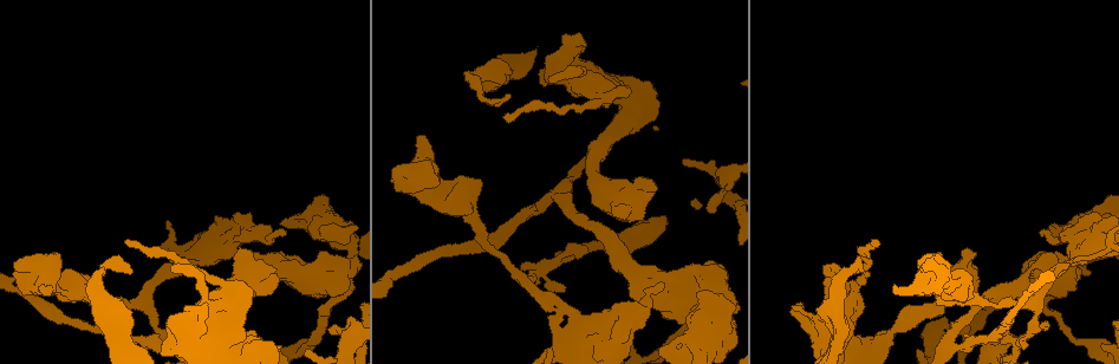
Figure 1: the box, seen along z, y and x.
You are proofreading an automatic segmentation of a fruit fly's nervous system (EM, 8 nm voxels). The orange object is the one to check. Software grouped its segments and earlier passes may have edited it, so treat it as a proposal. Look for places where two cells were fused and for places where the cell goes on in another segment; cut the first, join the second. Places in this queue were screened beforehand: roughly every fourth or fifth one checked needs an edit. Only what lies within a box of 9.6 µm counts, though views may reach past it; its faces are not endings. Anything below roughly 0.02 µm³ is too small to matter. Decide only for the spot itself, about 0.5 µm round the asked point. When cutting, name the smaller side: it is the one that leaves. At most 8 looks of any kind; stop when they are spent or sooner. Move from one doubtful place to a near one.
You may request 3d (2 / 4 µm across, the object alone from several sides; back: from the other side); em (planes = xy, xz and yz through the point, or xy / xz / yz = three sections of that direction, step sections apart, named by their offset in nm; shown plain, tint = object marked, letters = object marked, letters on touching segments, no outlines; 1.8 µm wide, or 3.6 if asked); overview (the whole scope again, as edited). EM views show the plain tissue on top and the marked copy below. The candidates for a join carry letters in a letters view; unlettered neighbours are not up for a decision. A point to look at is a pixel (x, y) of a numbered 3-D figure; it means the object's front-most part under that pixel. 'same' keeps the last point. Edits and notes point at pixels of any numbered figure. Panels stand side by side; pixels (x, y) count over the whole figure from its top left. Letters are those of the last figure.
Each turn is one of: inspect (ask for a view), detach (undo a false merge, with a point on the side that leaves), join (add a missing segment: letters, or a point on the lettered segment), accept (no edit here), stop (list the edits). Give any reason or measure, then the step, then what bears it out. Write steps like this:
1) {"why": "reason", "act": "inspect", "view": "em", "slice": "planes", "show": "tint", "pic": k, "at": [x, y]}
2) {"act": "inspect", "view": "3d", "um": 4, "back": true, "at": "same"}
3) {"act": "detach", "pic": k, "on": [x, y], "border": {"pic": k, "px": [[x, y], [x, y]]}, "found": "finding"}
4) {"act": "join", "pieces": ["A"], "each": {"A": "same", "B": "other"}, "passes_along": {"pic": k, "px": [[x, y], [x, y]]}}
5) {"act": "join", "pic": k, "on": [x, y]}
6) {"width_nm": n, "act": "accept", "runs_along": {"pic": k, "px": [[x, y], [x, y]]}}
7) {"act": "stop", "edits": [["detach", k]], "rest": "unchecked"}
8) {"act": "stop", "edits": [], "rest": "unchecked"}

{"why": "two arms at a narrow angle", "act": "inspect", "view": "3d", "um": 4, "pic": 1, "at": [217, 308]}

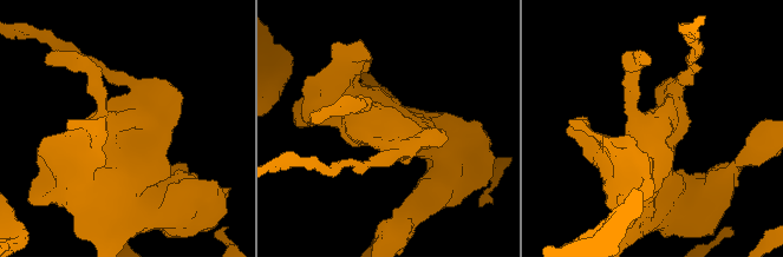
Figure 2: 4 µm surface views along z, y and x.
{"arms": 4, "why": "need the tissue", "act": "inspect", "view": "em", "um": 3.6, "slice": "planes", "show": "letters", "pic": 2, "at": [661, 127]}

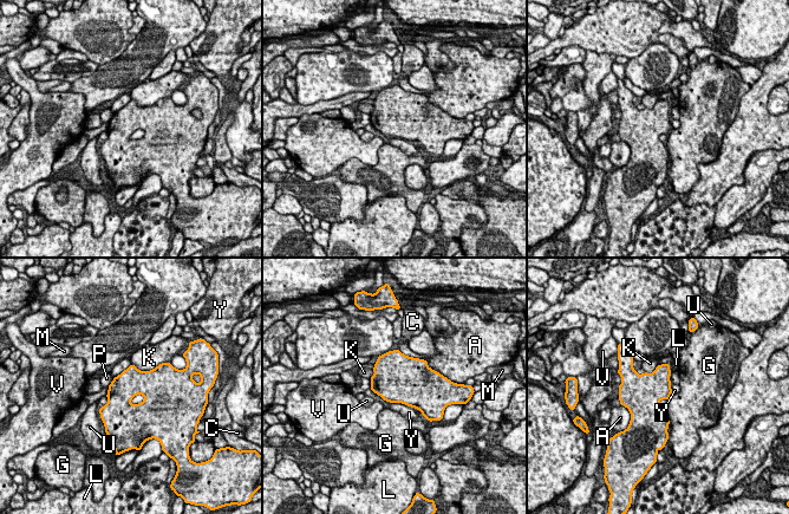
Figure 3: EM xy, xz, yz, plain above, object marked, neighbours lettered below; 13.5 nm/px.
{"width_nm": 460, "act": "accept", "each": {"A": "other", "C": "other", "G": "other", "K": "other", "L": "other", "M": "other", "P": "other", "U": "other", "V": "other", "Y": "other"}, "border": {"pic": 3, "px": [[370, 389], [386, 401], [419, 410]]}, "found": "one cell here"}

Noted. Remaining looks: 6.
{"why": "free end", "act": "inspect", "view": "3d", "um": 4, "back": true, "pic": 1, "at": [920, 352]}

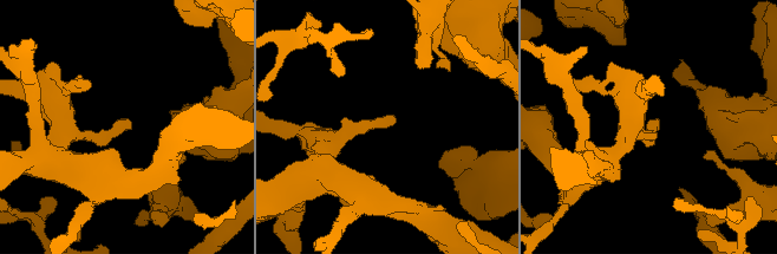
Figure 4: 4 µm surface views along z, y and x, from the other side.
{"why": "shape alone is not enough", "act": "inspect", "view": "em", "slice": "planes", "show": "tint", "pic": 4, "at": [127, 119]}

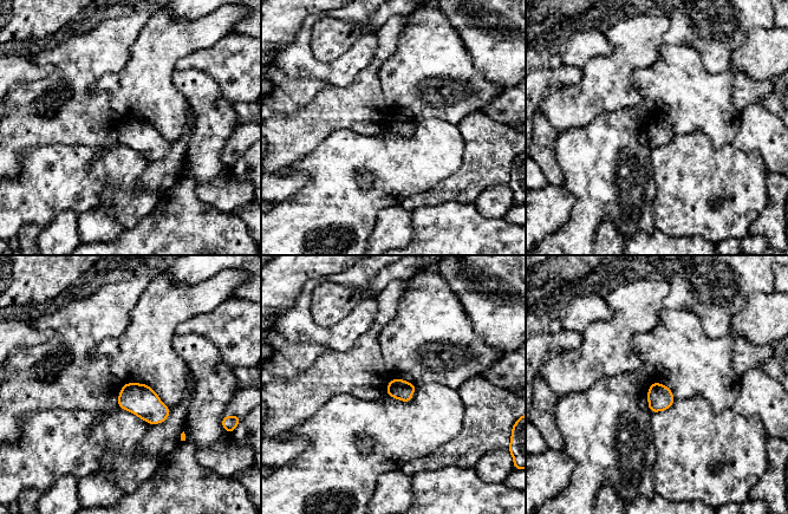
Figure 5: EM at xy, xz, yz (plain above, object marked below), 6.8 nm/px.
{"act": "inspect", "view": "em", "slice": "planes", "show": "letters", "at": "same"}

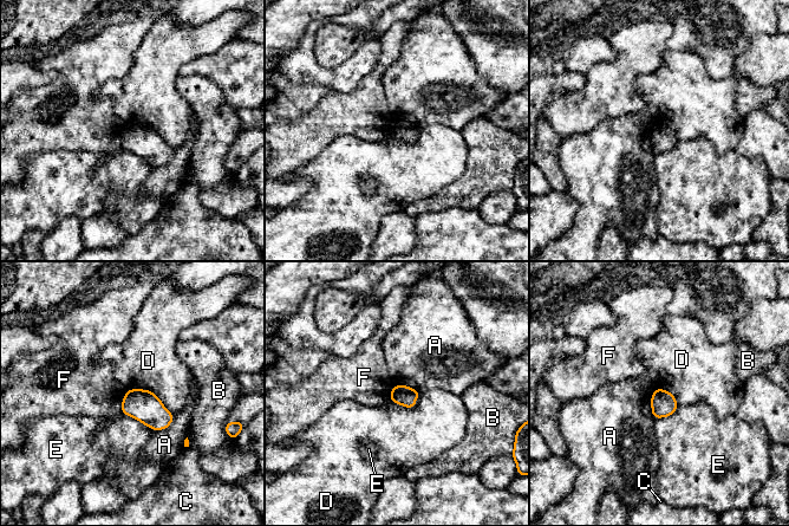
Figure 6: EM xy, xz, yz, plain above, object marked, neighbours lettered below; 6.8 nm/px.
{"width_nm": 140, "act": "accept", "each": {"A": "other", "B": "other", "C": "other", "D": "other", "E": "other", "F": "other"}, "border": {"pic": 6, "px": [[128, 389], [150, 390], [170, 413]]}, "found": "none of them fits"}

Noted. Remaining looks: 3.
{"why": "closes a loop", "act": "inspect", "view": "em", "slice": "xz", "step": 8, "show": "tint", "pic": 1, "at": [1080, 255]}

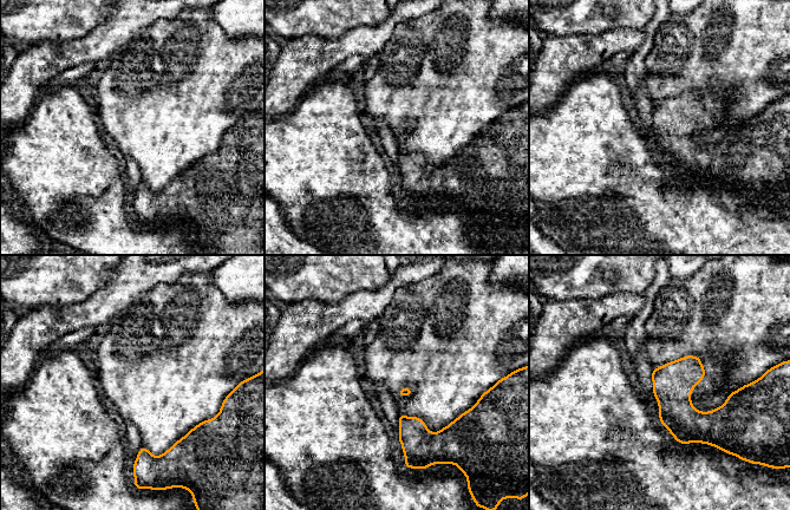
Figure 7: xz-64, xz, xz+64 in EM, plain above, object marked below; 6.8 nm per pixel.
{"why": "another direction", "act": "inspect", "view": "em", "slice": "planes", "show": "letters", "at": "same"}

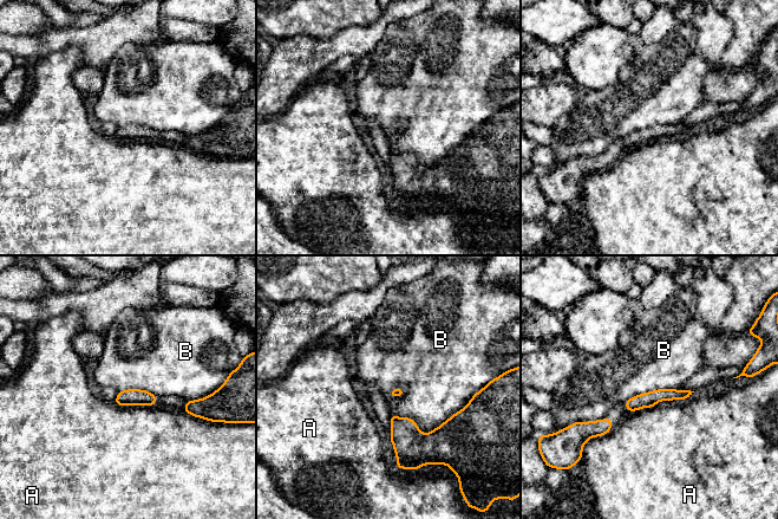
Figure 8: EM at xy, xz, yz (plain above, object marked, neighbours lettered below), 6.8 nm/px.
{"act": "accept", "each": {"A": "other", "B": "other"}, "runs_along": {"pic": 8, "px": [[687, 394], [660, 394], [628, 404]]}, "found": "continuous, no second cell"}

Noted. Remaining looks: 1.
{"act": "stop", "edits": [], "rest": "unchecked"}

